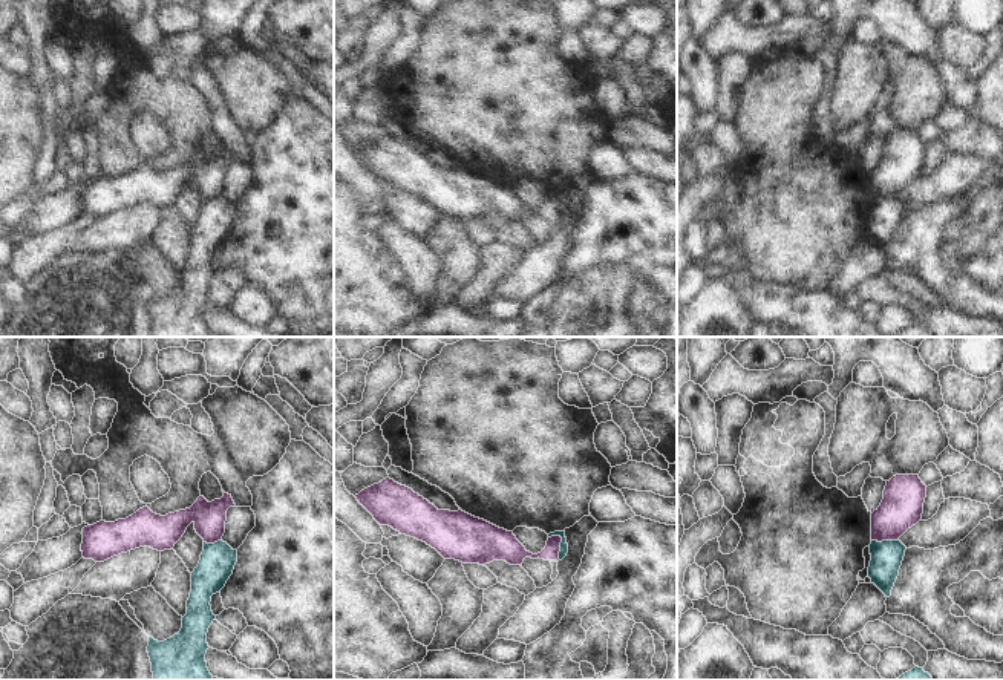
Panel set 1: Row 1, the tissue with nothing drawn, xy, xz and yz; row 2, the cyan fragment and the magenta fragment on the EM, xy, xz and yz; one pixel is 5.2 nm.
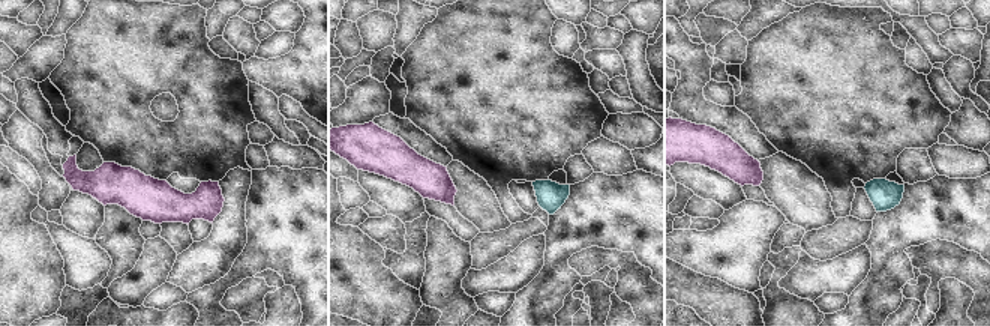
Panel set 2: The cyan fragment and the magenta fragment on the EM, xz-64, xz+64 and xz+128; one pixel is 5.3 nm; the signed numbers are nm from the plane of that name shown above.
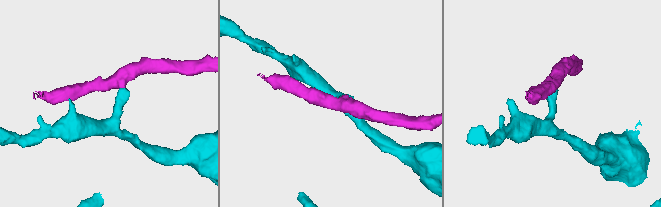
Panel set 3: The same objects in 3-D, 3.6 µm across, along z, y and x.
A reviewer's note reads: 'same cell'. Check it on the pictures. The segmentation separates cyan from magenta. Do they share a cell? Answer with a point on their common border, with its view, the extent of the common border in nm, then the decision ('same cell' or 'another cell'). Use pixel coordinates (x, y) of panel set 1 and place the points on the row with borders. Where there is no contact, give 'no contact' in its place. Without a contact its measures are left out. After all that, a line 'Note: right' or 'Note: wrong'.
xz (561, 545) | 150 nm | another cell
Note: wrong

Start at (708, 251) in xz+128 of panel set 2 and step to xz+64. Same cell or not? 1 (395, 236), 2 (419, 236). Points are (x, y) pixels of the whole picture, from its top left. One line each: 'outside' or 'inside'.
1: outside
2: inside

